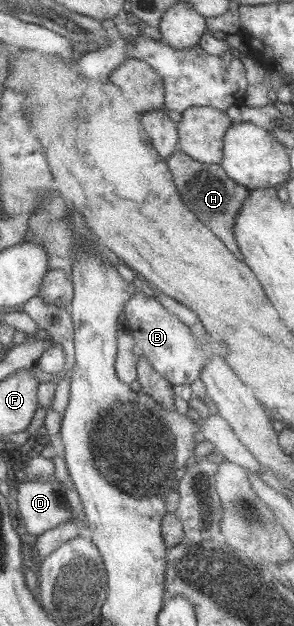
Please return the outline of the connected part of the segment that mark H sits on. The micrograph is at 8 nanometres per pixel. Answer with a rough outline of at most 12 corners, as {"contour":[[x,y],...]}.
{"contour":[[164,158],[188,210],[237,258],[233,222],[250,189],[219,163]]}

